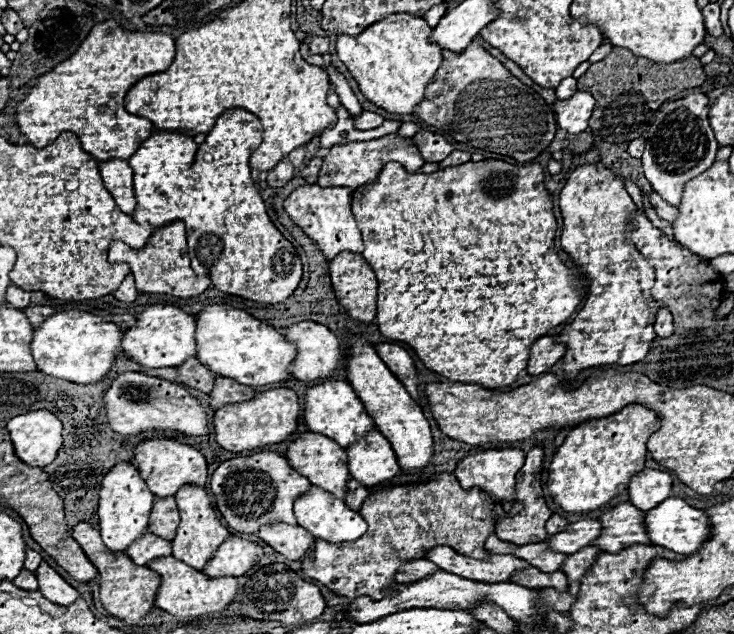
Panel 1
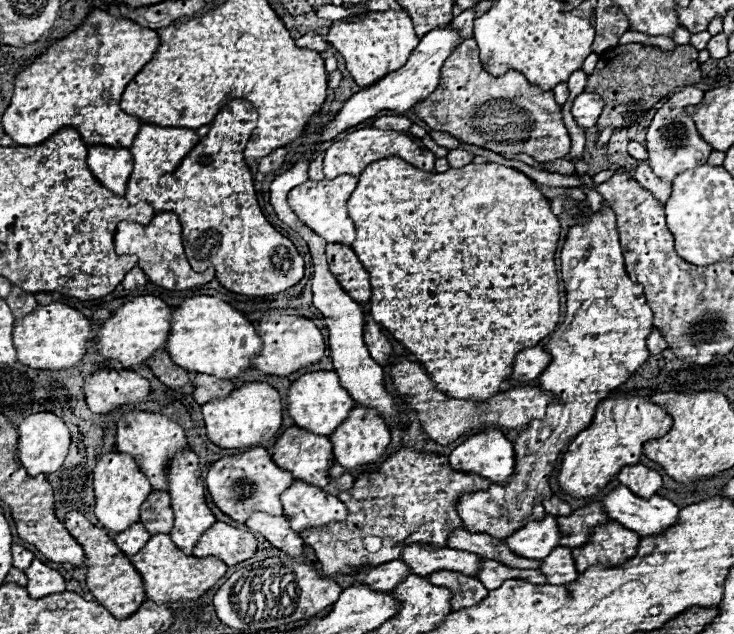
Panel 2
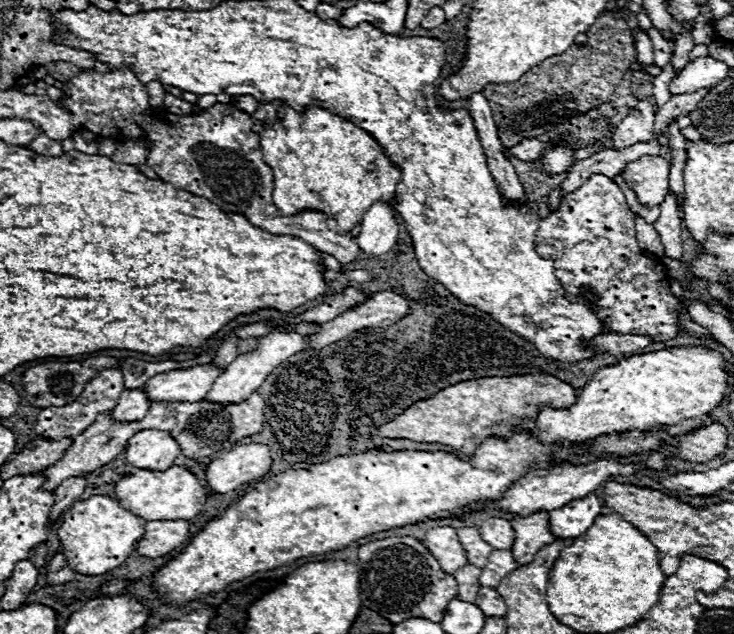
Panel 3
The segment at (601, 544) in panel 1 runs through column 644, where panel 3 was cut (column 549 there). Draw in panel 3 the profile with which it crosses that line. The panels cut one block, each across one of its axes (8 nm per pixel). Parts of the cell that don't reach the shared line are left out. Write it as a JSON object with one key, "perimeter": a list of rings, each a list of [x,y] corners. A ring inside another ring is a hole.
{"perimeter":[[[534,512],[532,516],[514,518],[512,526],[516,528],[516,544],[512,544],[512,556],[520,566],[532,562],[540,548],[556,540],[550,532],[548,512]]]}

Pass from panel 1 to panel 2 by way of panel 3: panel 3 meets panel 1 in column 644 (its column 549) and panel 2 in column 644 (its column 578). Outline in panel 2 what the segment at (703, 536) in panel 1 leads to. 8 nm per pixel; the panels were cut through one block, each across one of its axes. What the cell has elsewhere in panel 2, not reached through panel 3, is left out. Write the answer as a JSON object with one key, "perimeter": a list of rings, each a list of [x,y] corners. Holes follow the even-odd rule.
{"perimeter":[[[618,486],[606,494],[602,498],[602,508],[610,520],[634,530],[640,536],[652,536],[670,528],[680,512],[678,506],[662,496],[642,500],[626,486]]]}

